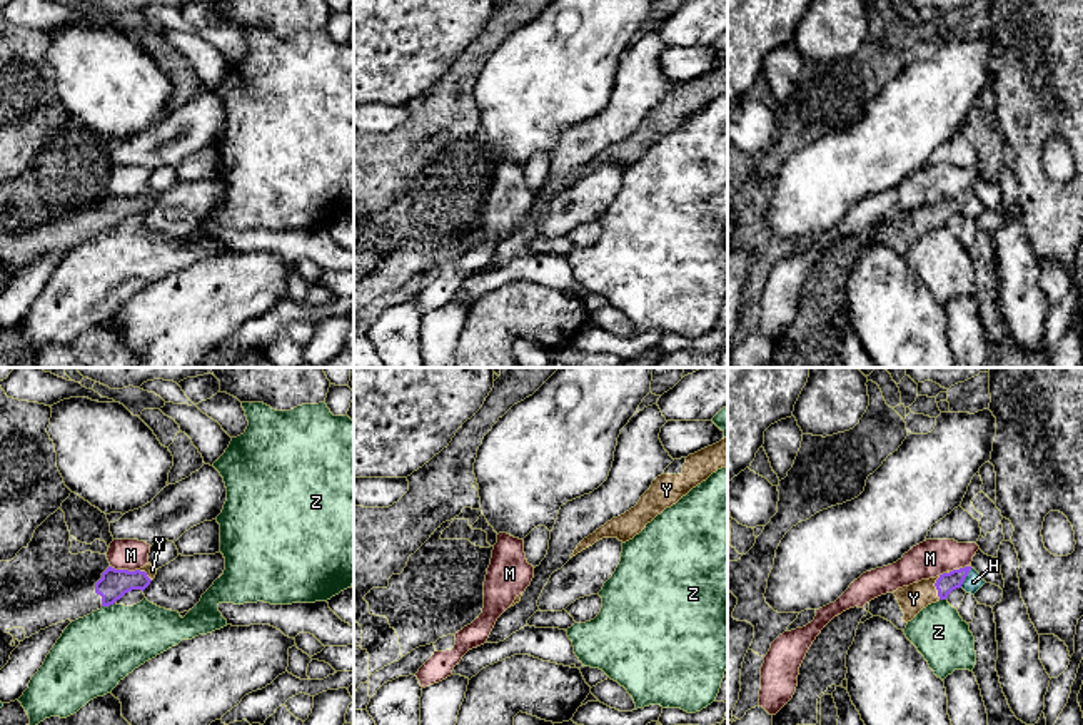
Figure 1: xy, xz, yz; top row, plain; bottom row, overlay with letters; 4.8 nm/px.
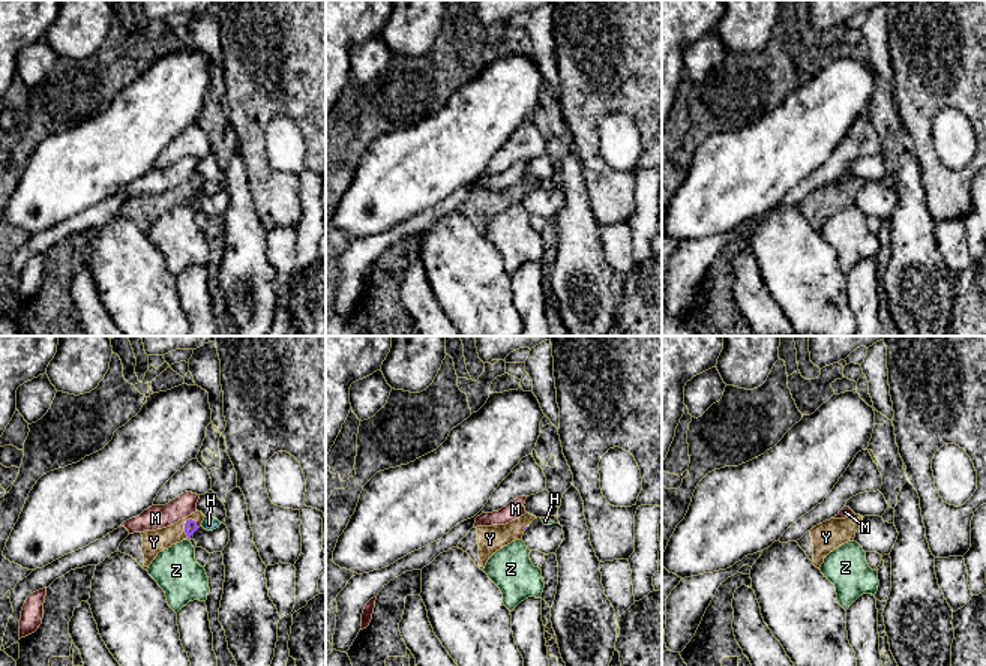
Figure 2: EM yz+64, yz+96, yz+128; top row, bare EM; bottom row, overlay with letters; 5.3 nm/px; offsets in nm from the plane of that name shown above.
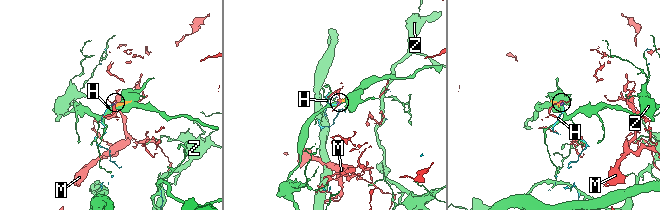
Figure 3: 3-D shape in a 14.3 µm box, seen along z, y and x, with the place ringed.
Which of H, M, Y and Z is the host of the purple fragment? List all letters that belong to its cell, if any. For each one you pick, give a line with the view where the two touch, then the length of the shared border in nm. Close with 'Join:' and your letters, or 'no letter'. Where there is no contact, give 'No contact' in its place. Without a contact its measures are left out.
Y: Touches purple in yz. Shared border 110 nm
Join: Y

